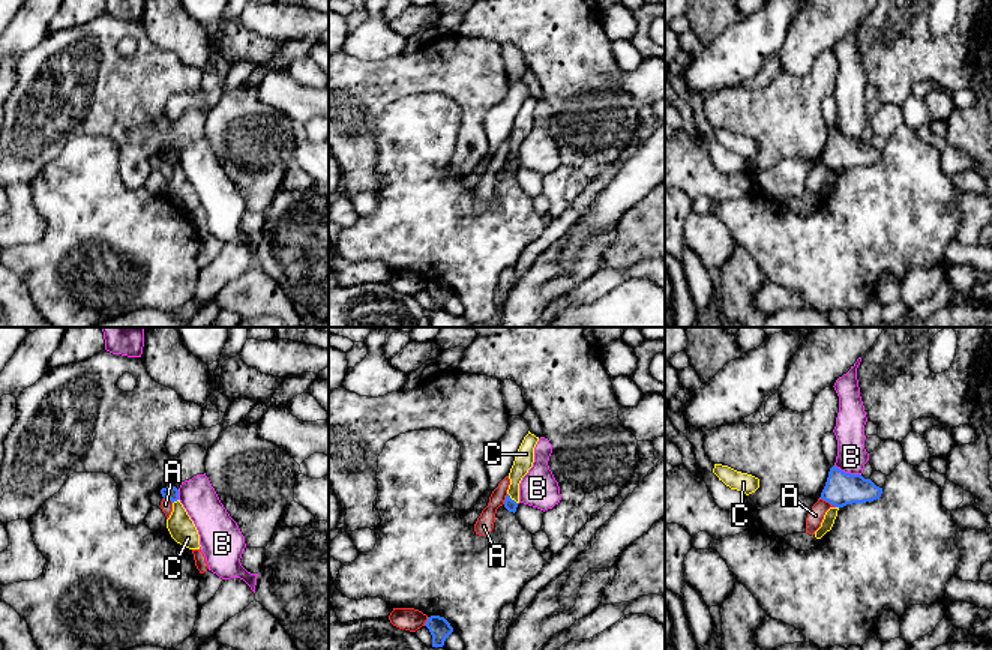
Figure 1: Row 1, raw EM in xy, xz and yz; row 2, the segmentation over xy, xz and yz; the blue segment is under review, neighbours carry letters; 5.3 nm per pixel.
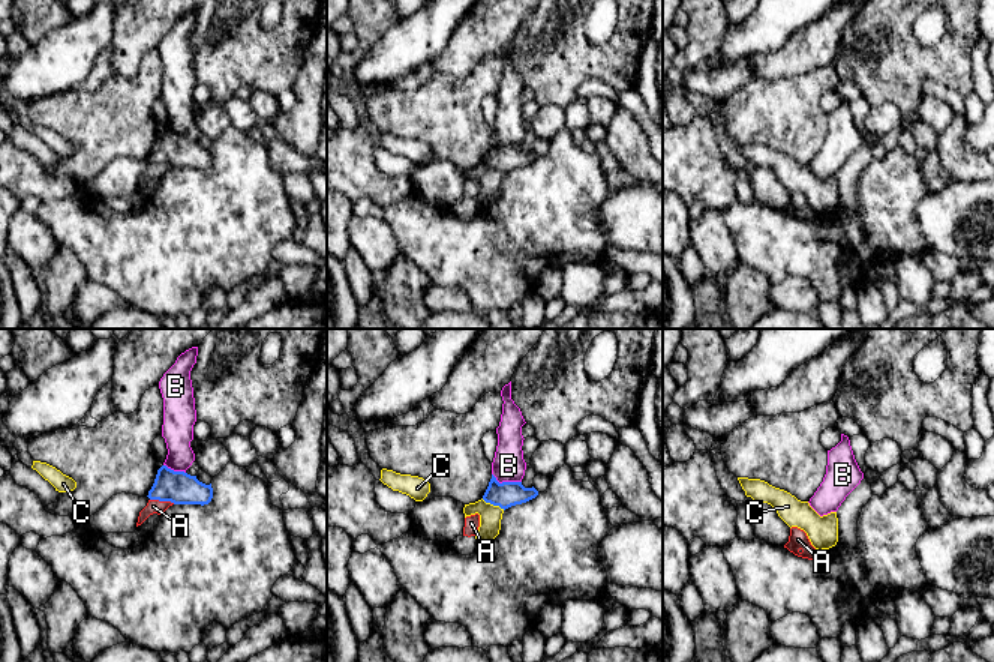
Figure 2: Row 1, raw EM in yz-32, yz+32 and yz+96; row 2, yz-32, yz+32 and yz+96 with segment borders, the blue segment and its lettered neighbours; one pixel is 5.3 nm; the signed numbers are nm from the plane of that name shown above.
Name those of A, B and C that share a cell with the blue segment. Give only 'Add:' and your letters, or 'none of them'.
Add: none of them

